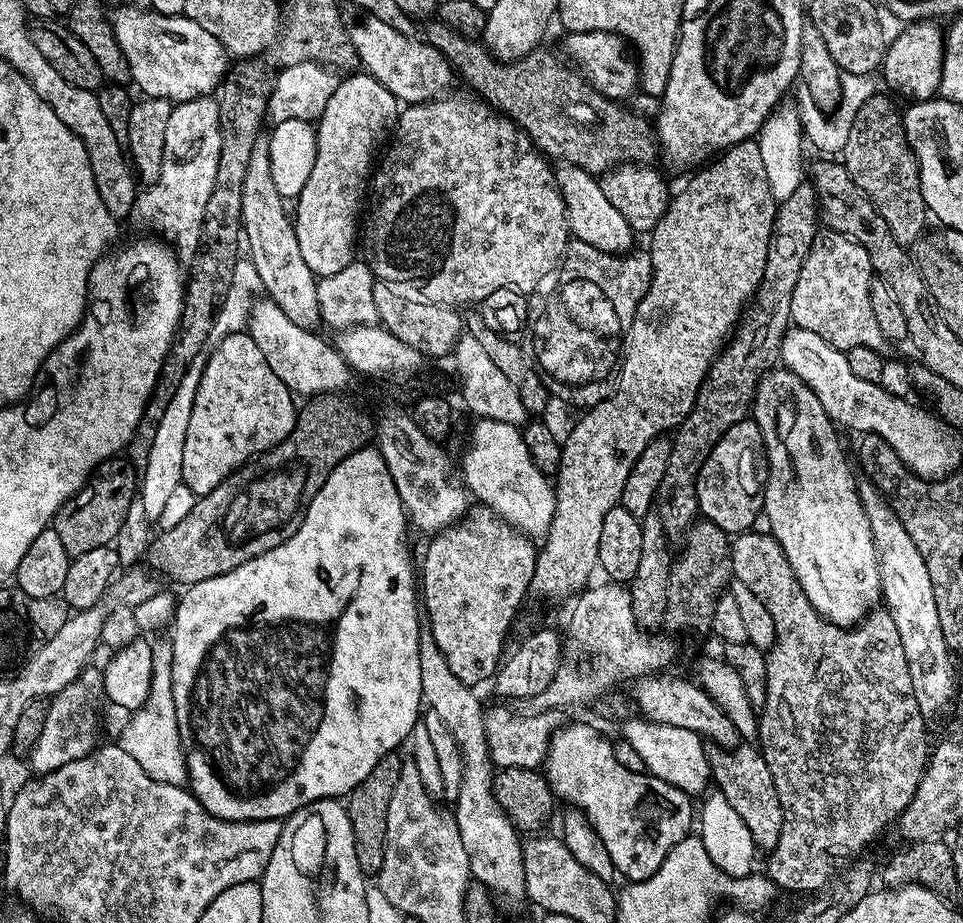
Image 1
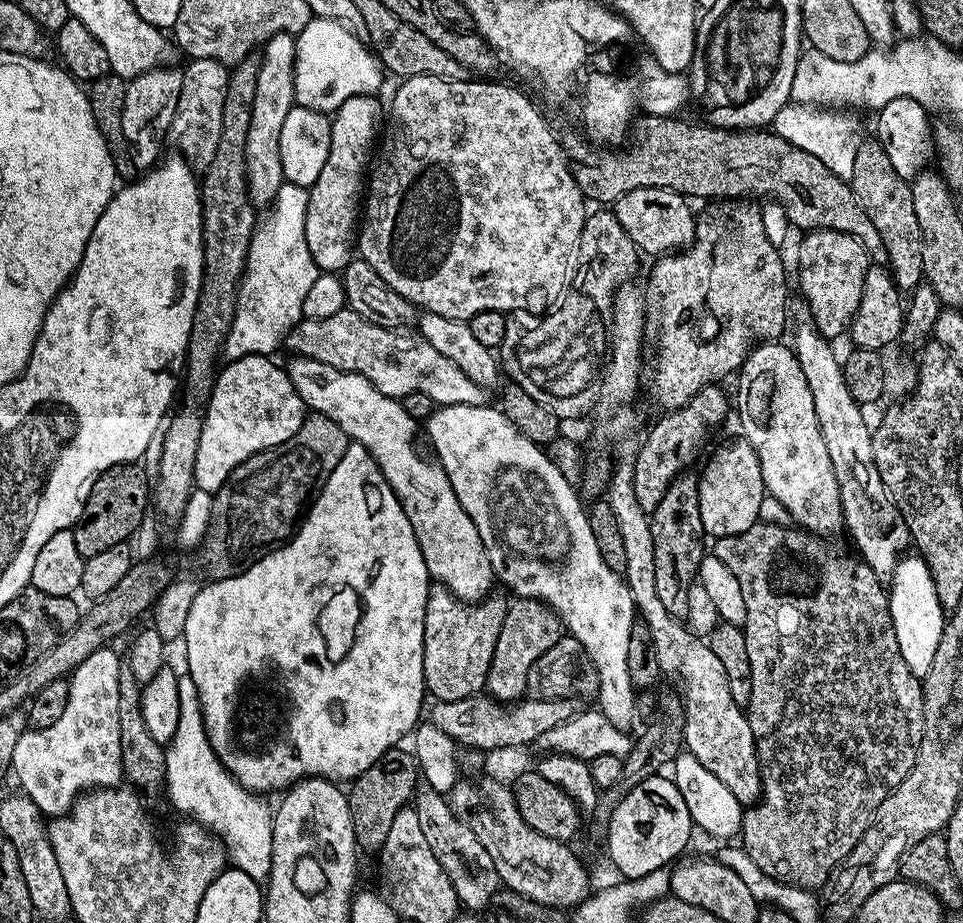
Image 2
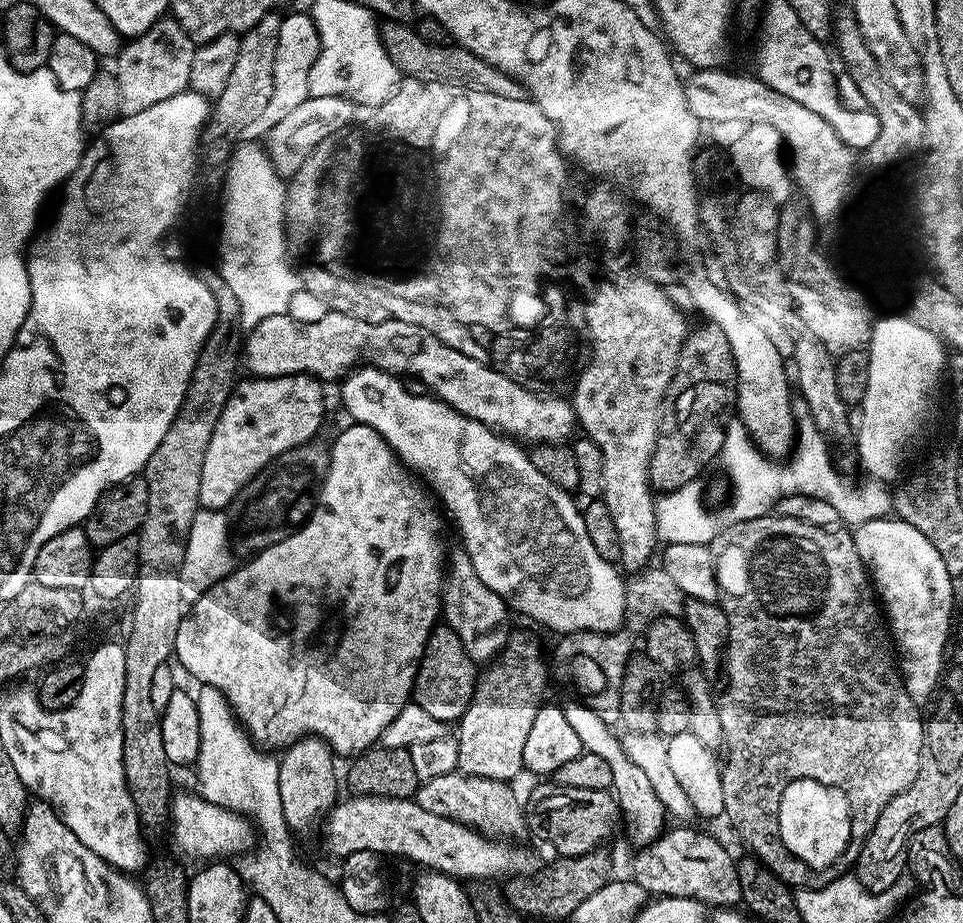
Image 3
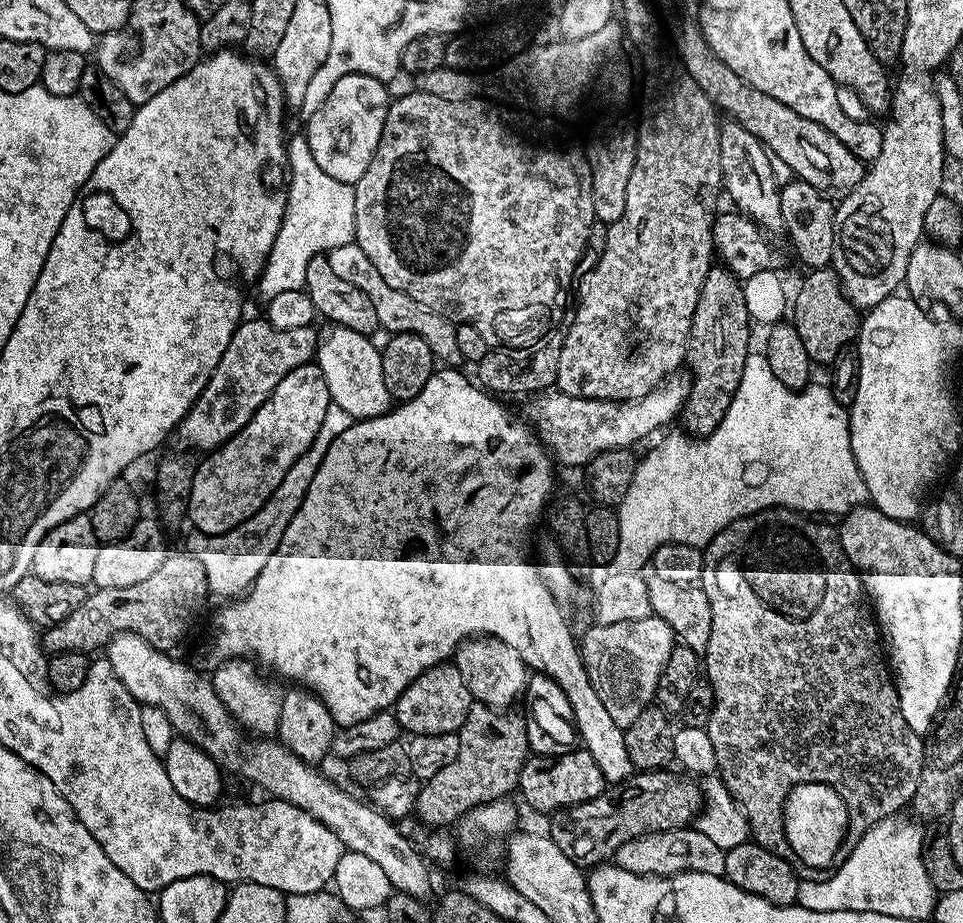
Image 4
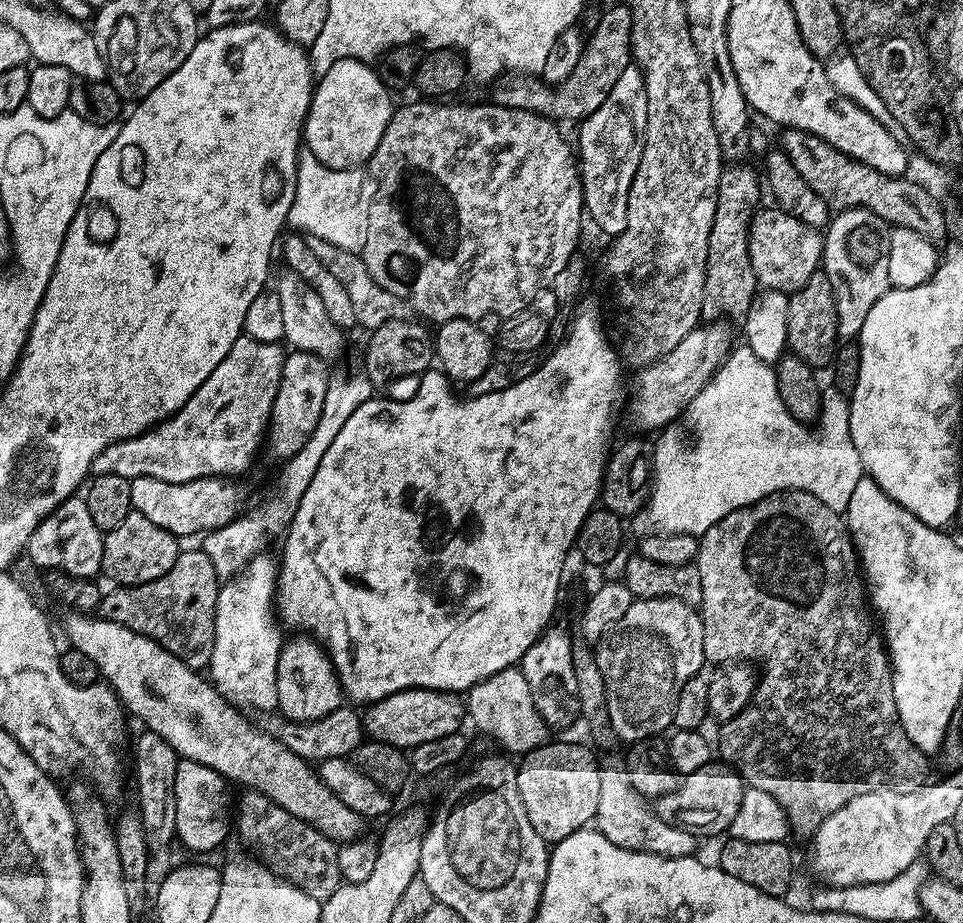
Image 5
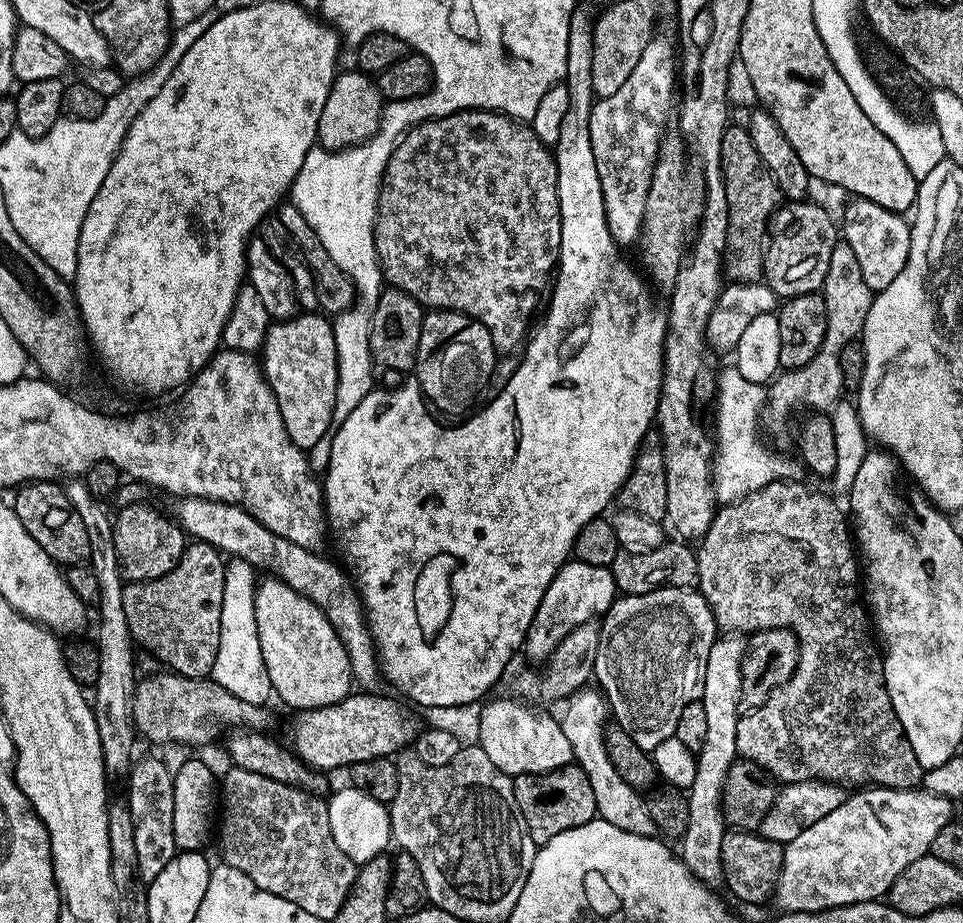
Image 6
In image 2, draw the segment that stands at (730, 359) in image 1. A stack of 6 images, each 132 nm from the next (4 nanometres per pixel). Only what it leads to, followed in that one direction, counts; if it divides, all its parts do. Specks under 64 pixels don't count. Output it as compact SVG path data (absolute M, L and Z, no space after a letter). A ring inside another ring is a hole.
M685 470L674 478L674 482L662 494L662 502L650 514L652 522L652 537L654 538L654 587L658 589L658 598L662 598L662 606L671 616L683 617L688 611L688 588L697 579L701 561L704 560L706 549L703 540L706 535L699 514L699 486L697 473Z

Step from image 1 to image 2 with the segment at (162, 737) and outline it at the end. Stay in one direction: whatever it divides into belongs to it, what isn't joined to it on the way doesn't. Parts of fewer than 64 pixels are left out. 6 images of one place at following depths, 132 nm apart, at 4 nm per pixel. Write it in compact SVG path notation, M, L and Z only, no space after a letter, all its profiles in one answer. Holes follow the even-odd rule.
M187 674L177 675L178 726L171 741L164 748L164 788L168 800L182 812L183 817L204 825L222 841L227 859L245 873L247 879L267 881L272 865L273 809L263 795L247 792L214 754L208 741L198 698L198 686Z

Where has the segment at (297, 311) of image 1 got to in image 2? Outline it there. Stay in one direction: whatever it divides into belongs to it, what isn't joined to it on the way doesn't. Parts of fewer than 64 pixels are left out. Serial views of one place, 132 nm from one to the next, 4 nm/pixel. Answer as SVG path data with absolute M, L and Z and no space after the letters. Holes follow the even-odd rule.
M279 32L262 46L264 57L259 57L254 86L254 110L250 110L250 130L246 130L246 174L248 193L257 206L271 205L278 190L284 185L282 170L282 126L286 114L296 104L294 90L294 62L296 61L296 36Z

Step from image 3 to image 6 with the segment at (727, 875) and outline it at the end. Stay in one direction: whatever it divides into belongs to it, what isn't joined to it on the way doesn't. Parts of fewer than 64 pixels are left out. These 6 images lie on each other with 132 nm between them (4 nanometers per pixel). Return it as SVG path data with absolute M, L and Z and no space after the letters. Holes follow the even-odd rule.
M588 686L567 701L564 716L559 717L562 730L572 747L572 759L590 778L590 786L594 790L594 802L599 819L610 822L610 826L618 826L618 830L638 834L639 836L656 836L654 818L650 818L645 797L635 792L622 778L618 778L618 770L614 770L614 762L610 762L610 754L606 754L604 730L610 720L610 705L595 687Z

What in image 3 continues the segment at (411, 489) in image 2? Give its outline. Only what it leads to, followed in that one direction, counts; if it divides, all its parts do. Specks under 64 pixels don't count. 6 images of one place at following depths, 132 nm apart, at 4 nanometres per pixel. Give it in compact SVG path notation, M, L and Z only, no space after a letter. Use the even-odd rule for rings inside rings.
M458 552L450 562L441 587L441 617L459 638L464 652L475 664L491 663L504 648L510 635L510 610L500 595L495 595L474 570L467 553Z

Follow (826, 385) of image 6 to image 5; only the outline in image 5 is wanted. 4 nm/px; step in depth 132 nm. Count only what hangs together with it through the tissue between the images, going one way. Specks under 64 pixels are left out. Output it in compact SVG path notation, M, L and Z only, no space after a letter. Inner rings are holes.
M846 208L837 211L829 219L824 237L824 258L822 270L834 286L834 302L838 310L838 337L841 341L852 342L859 337L866 322L866 314L874 302L882 298L891 288L890 266L888 265L888 226L865 208Z

